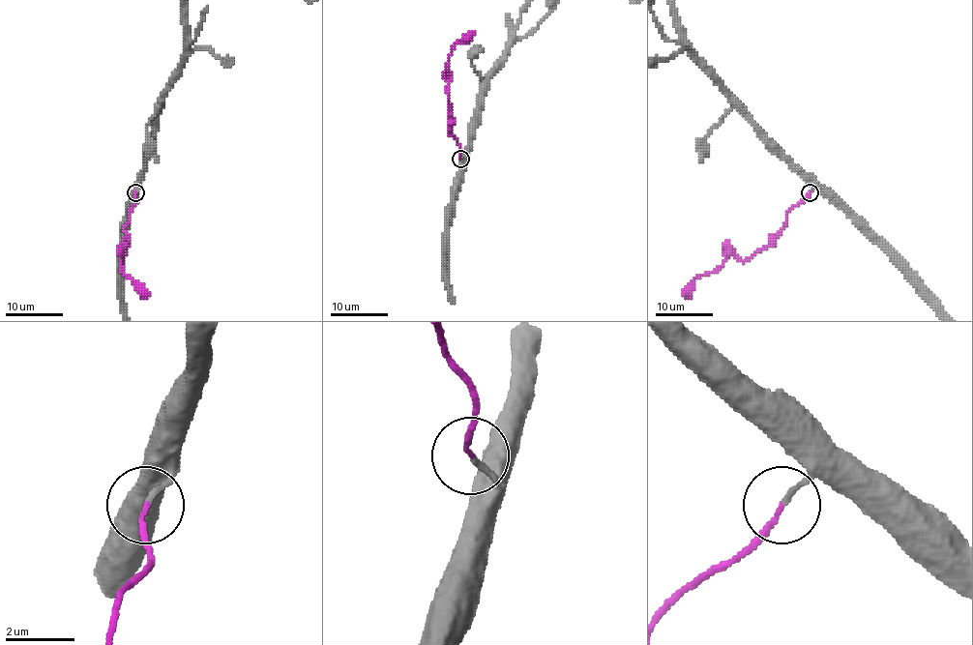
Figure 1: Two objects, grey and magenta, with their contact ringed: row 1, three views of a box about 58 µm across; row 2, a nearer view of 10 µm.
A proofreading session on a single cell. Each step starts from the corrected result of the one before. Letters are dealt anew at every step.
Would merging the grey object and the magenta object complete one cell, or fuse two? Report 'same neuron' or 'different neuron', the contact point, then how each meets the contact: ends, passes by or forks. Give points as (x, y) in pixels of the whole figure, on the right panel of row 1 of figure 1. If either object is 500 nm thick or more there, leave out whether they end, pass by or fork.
same neuron; at (810, 192); grey ends there; magenta ends there

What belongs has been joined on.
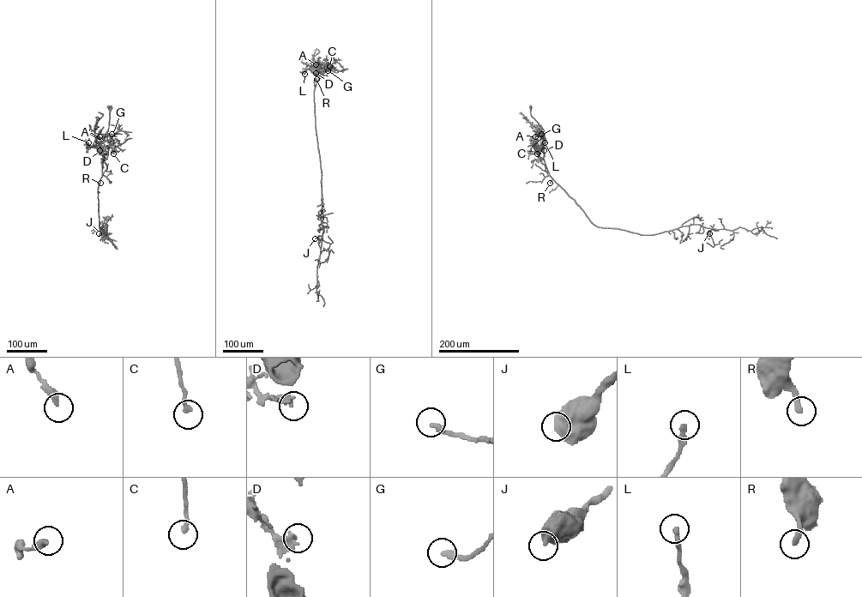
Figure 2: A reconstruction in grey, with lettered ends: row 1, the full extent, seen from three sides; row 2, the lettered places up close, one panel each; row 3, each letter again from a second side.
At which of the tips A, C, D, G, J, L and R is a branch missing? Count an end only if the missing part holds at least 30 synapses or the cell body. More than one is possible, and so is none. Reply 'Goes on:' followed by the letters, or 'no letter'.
Goes on: R

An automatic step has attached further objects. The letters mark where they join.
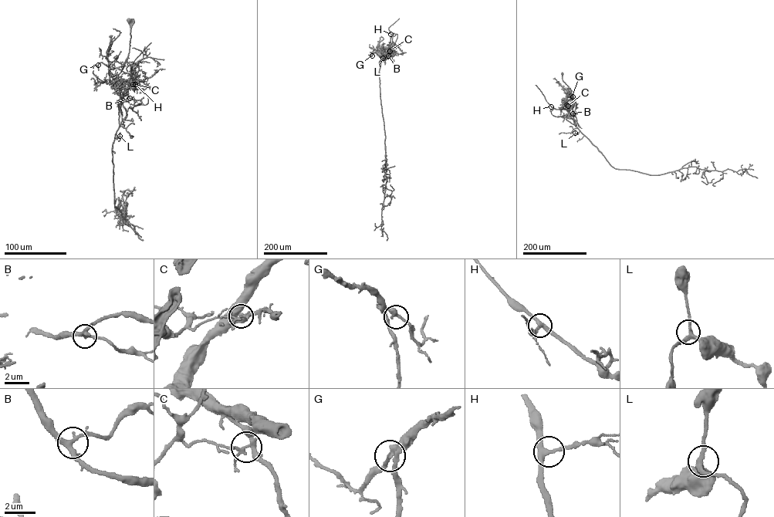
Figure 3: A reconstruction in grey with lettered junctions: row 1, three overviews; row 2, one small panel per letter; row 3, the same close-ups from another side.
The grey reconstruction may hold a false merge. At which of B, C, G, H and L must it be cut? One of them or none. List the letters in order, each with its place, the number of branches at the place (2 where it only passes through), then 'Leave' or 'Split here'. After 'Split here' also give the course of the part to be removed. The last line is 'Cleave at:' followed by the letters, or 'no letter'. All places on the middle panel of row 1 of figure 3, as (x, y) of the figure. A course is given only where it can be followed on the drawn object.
B: Place: (388, 55). Branches: 4. Leave
C: Place: (390, 51). Branches: 5. Split here. Course of the part to remove: (390, 51), (387, 51), (390, 38), (397, 34), (387, 55), (393, 61)
G: Place: (372, 55). Branches: 3. Leave
H: Place: (390, 34). Branches: 3. Leave
L: Place: (383, 58). Branches: 3. Leave
Cleave at: C

